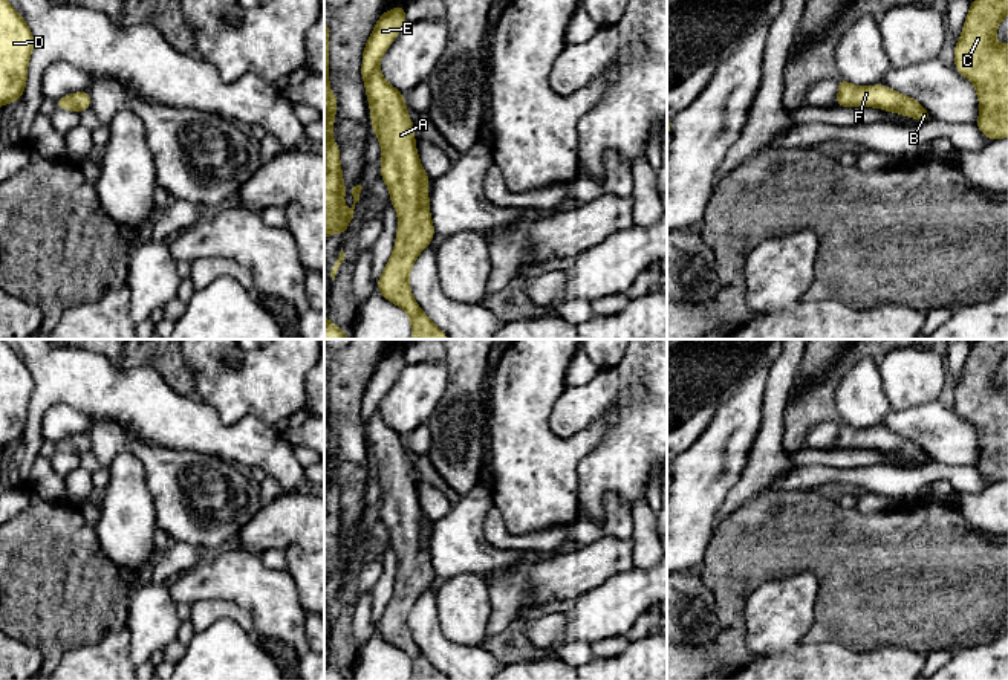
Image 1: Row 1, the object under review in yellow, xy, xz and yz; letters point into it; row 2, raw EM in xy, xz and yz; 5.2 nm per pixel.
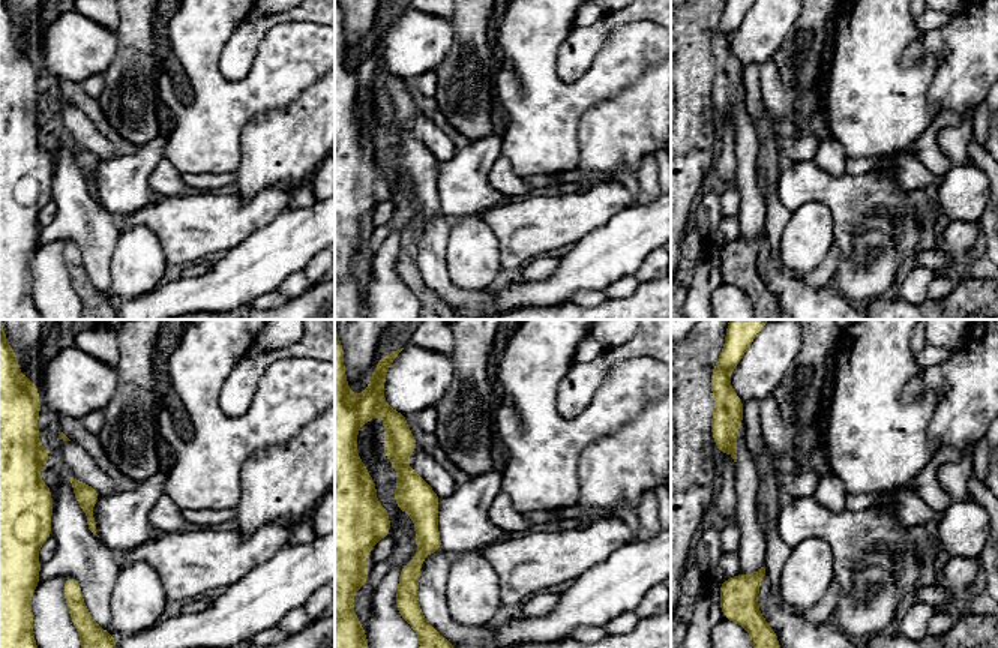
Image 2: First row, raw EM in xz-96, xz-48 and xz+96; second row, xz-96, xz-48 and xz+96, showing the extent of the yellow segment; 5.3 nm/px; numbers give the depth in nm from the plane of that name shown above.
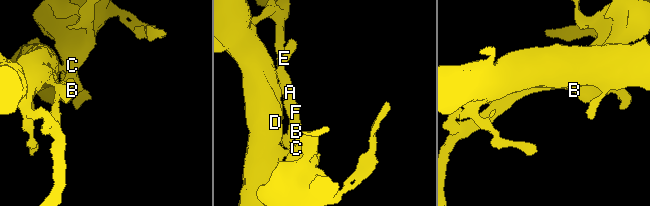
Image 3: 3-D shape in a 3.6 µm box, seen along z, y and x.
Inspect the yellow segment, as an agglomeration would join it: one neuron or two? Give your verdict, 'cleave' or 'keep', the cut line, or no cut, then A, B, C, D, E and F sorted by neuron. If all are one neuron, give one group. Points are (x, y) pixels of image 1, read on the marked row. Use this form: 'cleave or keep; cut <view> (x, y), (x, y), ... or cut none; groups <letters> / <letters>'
keep; cut none; groups A B C D E F

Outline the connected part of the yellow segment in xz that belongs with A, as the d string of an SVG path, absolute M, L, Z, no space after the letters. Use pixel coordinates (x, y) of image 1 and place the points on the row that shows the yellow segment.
M405 5L385 11L363 50L361 75L370 105L372 130L382 150L381 179L390 189L390 202L399 222L393 254L378 280L378 290L408 313L411 339L448 339L416 304L408 286L413 263L436 232L430 217L430 176L419 162L404 95L382 78L378 67L405 21Z

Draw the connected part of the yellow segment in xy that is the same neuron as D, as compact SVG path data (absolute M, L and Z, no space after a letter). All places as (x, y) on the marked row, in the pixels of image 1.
M0 0L0 107L21 98L34 44L24 18L8 0Z

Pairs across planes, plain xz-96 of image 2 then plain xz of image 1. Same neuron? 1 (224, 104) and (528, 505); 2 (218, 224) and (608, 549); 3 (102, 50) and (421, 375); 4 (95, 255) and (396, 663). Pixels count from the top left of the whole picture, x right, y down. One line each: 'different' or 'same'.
1: same
2: same
3: same
4: different

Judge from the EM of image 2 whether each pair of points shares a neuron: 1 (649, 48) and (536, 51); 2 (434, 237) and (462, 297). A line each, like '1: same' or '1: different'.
1: same
2: same

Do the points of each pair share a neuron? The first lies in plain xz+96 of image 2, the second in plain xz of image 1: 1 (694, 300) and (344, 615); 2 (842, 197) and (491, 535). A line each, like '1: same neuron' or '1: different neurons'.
1: different neurons
2: different neurons

